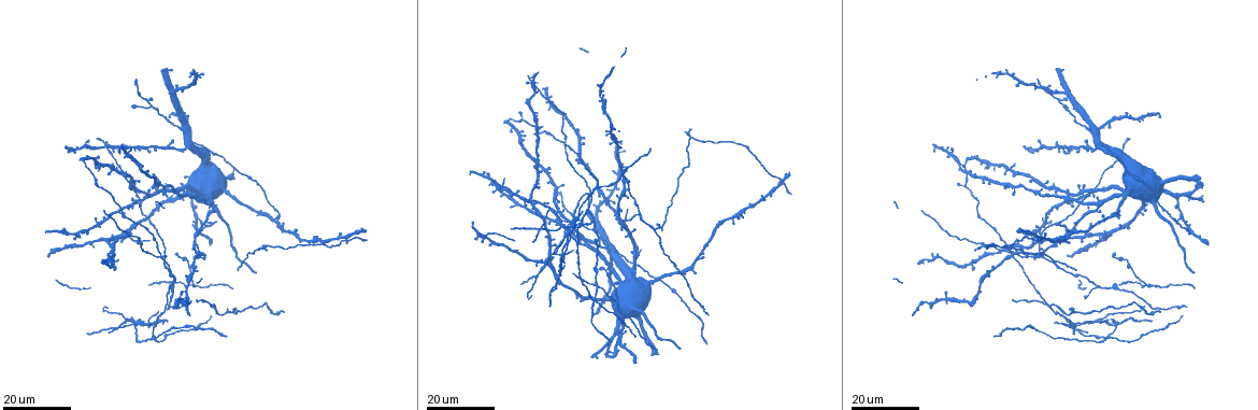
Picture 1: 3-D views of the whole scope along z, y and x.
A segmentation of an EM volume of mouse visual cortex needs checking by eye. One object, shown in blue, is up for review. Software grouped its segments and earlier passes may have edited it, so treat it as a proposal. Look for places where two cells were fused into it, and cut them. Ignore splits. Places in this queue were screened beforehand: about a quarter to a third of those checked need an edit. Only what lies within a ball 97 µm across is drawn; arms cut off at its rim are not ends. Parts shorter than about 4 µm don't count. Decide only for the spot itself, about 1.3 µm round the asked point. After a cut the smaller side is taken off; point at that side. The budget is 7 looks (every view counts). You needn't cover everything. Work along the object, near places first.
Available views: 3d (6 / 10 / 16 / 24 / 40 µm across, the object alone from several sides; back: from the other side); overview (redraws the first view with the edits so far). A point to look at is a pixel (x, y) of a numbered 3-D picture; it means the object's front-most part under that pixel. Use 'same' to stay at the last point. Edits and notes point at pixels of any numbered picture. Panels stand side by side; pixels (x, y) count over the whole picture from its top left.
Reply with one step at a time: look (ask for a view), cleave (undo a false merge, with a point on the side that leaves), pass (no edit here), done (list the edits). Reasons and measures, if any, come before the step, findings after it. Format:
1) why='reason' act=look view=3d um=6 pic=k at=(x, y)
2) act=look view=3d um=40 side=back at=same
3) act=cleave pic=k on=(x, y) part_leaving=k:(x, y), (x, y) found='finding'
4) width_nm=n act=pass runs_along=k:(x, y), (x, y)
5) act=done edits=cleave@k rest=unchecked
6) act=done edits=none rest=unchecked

why='looks like a crossing' act=look view=3d um=16 pic=1 at=(620, 220)

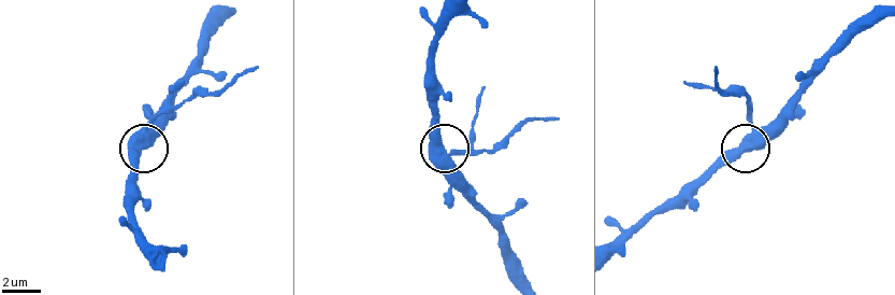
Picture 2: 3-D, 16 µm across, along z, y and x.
act=look view=3d um=10 pic=2 at=(753, 135)

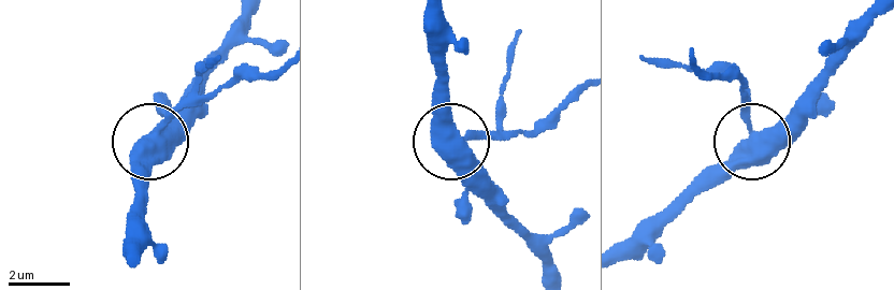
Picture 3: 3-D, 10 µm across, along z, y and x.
arms=4 act=cleave pic=3 on=(501, 134) part_leaving=3:(747, 128), (741, 86), (701, 69) found='a second cell is stuck on'

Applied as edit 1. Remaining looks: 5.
act=look view=overview

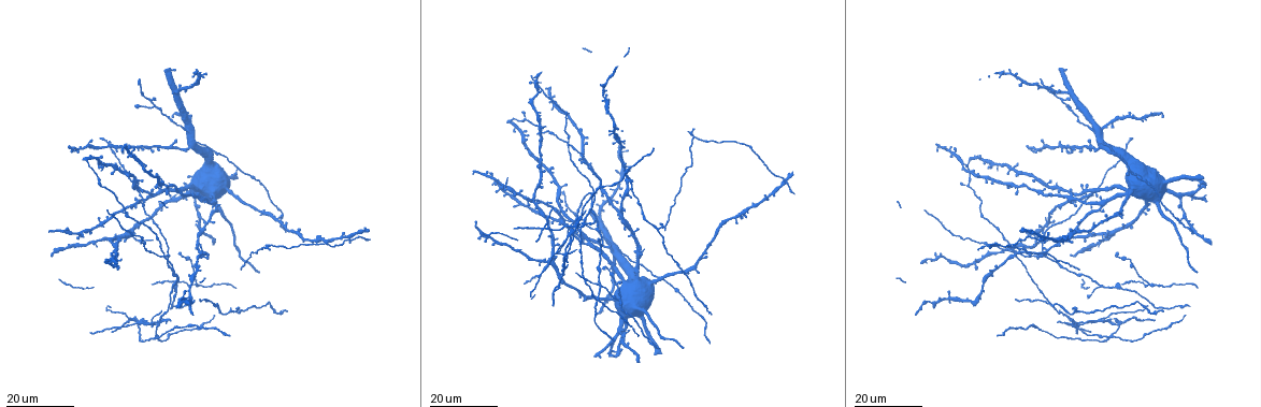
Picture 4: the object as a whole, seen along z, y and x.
why='small branch off a trunk' act=look view=3d um=16 pic=4 at=(1090, 191)

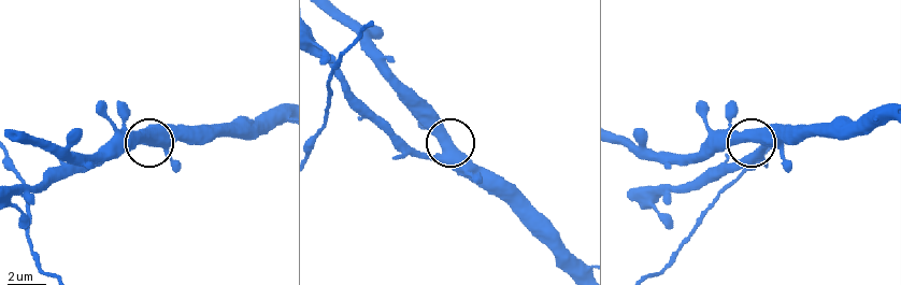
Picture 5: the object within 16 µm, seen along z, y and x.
act=look view=3d um=10 pic=5 at=(446, 152)

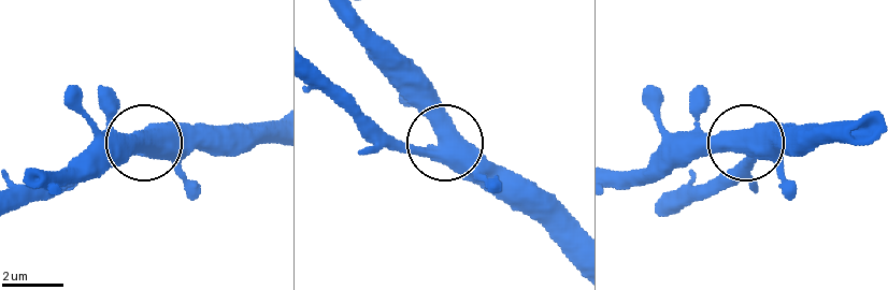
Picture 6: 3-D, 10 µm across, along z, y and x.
arms=3 act=pass runs_along=6:(576, 262), (445, 141), (378, 146) found='continuous, no second cell'

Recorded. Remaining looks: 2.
act=look view=3d um=24 pic=4 at=(184, 131)

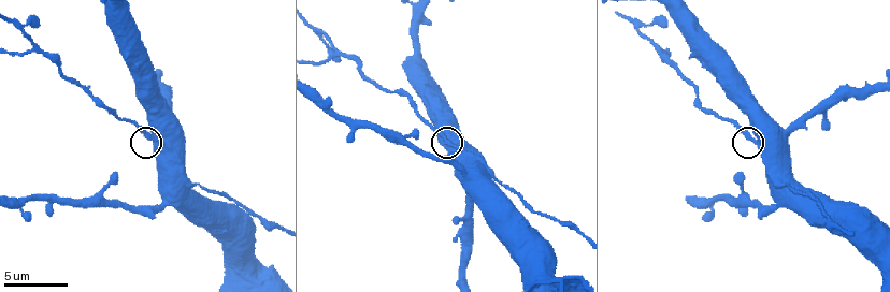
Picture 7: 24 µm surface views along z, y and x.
act=look view=3d um=6 pic=7 at=(454, 147)

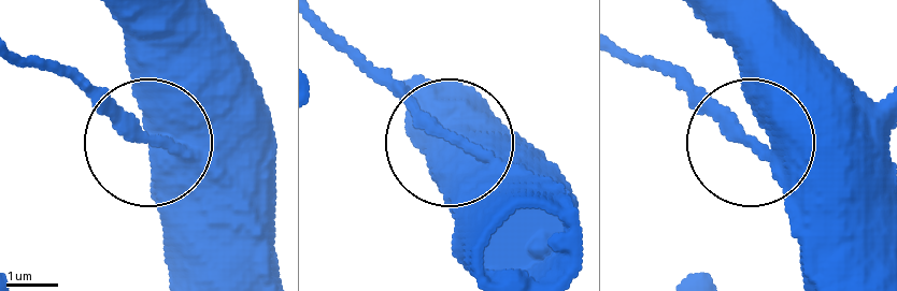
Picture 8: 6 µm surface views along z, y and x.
side_arm_um=29 act=pass found='continuous, no second cell'

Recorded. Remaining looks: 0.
act=done edits=cleave@3 rest=unchecked

